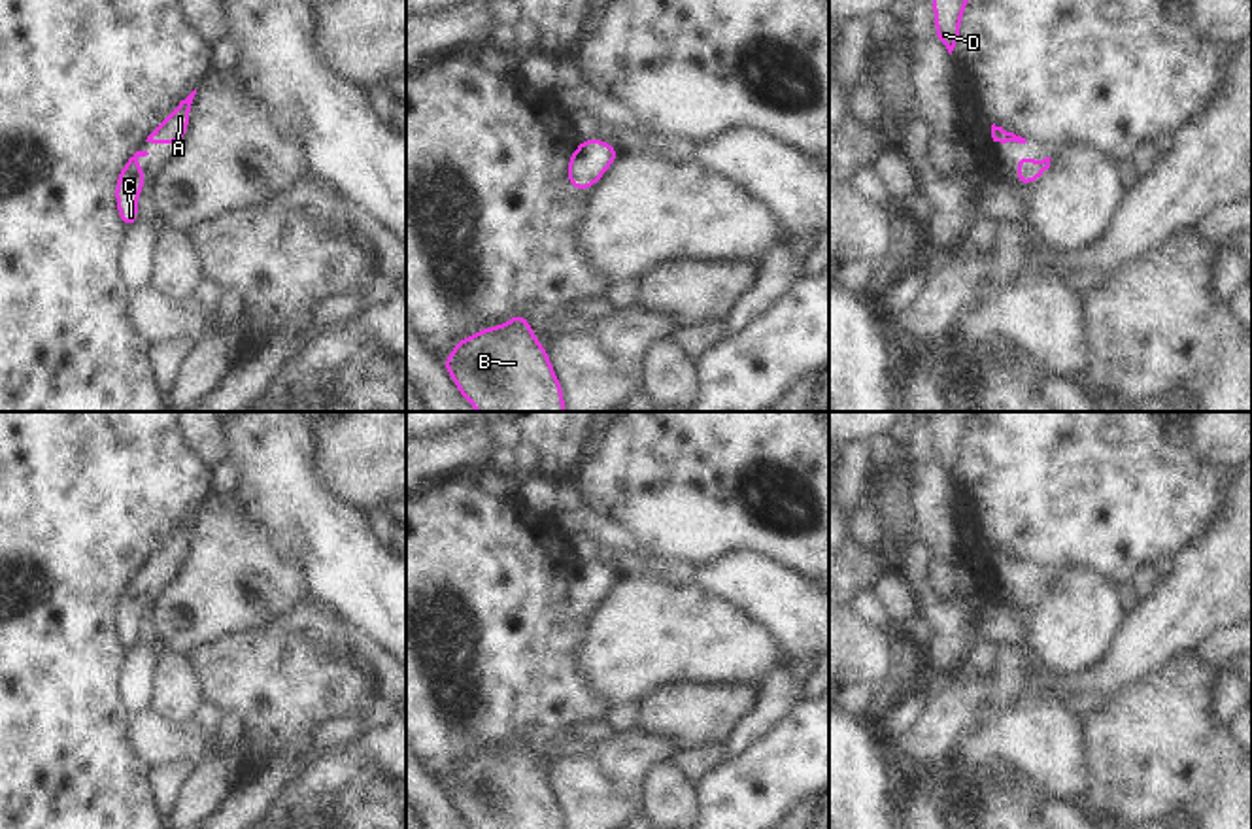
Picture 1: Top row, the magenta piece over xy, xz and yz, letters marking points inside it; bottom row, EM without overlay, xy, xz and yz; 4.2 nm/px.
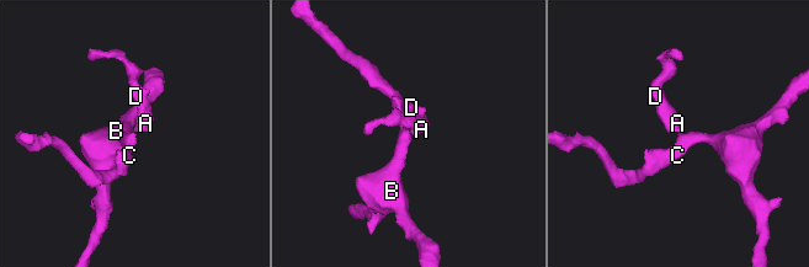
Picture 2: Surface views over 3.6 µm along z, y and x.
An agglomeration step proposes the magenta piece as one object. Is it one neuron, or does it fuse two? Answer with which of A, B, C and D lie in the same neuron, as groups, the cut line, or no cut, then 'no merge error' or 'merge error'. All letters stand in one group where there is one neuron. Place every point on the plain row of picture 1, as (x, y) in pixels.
A B C D | no cut | no merge error

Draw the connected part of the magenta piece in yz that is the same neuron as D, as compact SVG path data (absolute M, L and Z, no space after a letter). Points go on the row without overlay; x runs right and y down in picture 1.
M931 412L937 463L952 478L959 463L959 444L973 415L980 412Z

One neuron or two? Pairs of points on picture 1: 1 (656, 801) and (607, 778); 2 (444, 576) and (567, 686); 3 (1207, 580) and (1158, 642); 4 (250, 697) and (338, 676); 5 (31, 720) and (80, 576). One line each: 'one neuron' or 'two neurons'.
1: two neurons
2: one neuron
3: one neuron
4: one neuron
5: one neuron

